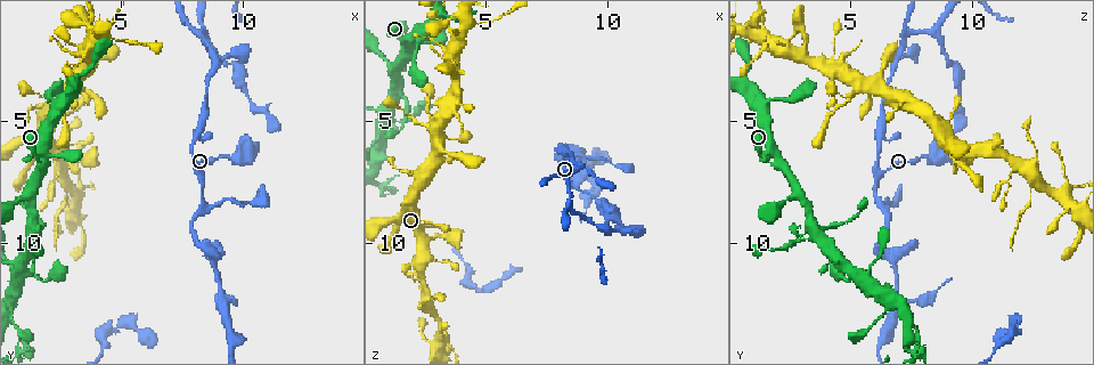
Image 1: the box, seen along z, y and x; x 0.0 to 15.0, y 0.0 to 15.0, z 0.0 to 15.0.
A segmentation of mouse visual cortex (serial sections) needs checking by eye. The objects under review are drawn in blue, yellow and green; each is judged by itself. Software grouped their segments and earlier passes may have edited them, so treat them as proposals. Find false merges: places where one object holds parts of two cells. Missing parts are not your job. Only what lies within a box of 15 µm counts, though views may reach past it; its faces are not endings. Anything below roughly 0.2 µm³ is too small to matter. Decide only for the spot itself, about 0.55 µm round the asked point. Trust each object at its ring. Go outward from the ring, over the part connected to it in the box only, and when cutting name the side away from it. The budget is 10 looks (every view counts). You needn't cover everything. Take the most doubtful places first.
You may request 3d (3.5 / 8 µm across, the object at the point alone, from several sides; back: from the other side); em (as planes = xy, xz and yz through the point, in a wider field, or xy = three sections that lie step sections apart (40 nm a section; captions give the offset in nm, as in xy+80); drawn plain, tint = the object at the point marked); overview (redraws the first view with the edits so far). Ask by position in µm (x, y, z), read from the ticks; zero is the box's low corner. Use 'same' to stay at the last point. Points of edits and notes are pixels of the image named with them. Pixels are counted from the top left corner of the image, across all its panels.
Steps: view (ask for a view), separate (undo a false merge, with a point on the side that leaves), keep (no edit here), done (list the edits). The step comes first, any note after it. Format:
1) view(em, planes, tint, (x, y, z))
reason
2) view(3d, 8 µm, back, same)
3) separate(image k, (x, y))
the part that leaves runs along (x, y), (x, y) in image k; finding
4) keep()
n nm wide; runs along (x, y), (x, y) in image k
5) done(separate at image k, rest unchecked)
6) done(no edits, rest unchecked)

view(3d, 3.5 µm, (8.2, 7.7, 6.0))
sudden change in width

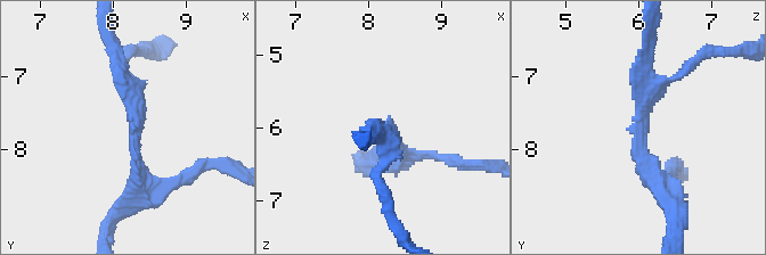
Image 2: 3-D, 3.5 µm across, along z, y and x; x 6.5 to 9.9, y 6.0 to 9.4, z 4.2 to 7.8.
view(em, xy, step 5, tint, (8.25, 7.75, 6.05))
shape alone is not enough

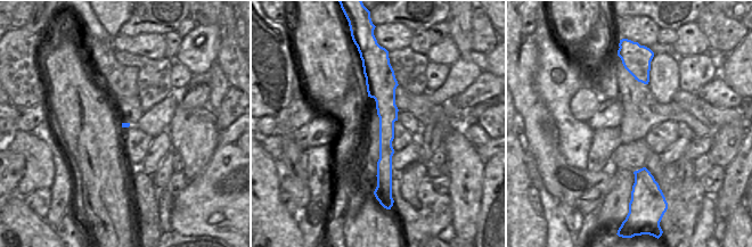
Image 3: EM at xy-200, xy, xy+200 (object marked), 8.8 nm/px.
keep()
180 nm wide; runs along (369, 68), (385, 97), (387, 187) in image 3; one cell here

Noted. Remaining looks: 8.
view(3d, 3.5 µm, (8.3, 1.5, 7.2))
abrupt turn

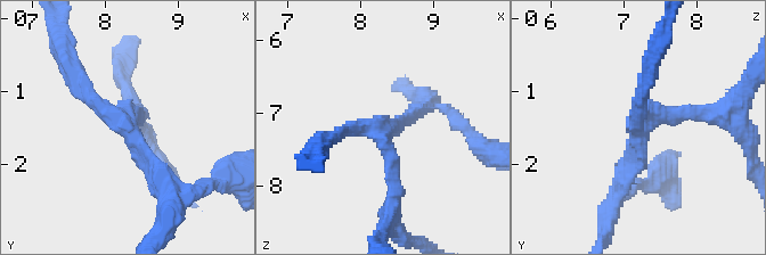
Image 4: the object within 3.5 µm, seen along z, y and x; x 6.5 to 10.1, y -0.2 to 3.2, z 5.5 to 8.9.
view(em, planes, tint, (8.35, 1.55, 7.25))
3 arms; arms of 200, 200, 250 nm

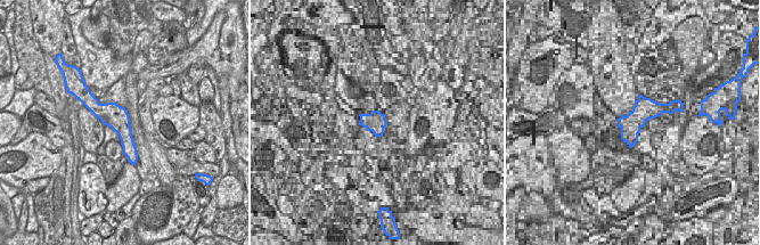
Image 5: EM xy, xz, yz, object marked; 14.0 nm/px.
view(em, xy, step 1, tint, same)
cut it another way

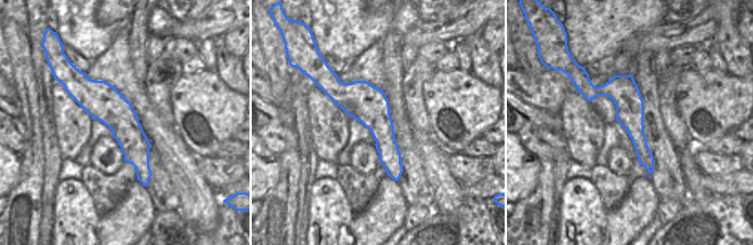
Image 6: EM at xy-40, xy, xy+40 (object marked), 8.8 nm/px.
keep()
340 nm wide; runs along (83, 75), (125, 125), (144, 174) in image 6; all the same cell

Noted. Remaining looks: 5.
view(em, xy, step 3, tint, (4.2, 1.5, 1.1))
thin arm on a thick one

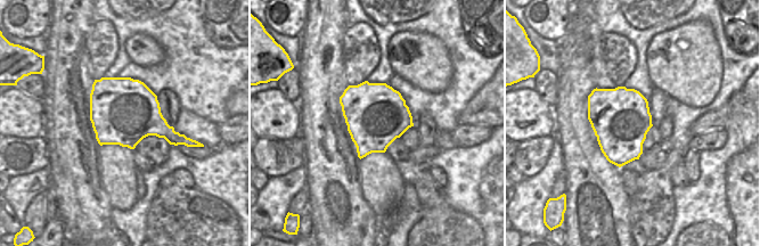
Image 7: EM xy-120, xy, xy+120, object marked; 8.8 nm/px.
view(3d, 3.5 µm, same)

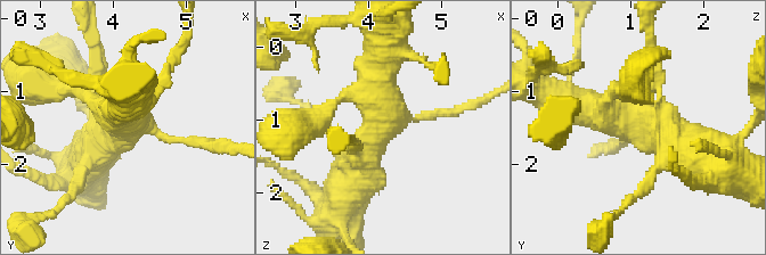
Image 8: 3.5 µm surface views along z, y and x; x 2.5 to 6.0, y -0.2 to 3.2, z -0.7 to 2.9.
keep()
all the same cell

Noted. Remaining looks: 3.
view(3d, 3.5 µm, back, (8.9, 10.8, 6.7))
sudden change in width

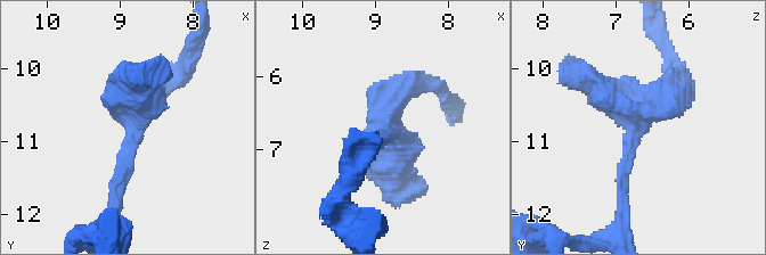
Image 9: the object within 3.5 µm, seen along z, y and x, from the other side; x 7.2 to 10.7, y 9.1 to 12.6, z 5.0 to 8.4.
view(em, xy, step 5, tint, (8.85, 10.80, 6.75))
need the tissue

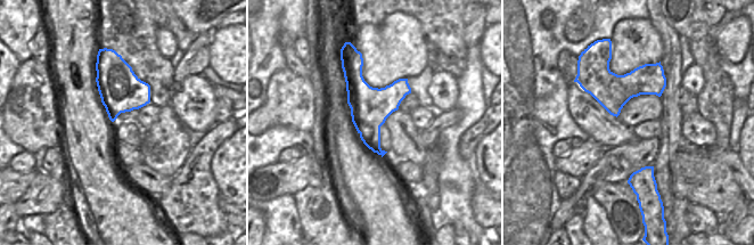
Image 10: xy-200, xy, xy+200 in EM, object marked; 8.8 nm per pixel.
keep()
340 nm wide; runs along (682, 87), (635, 122), (624, 198) in image 9; continuous, no second cell

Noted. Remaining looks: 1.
done(no edits, rest unchecked)

